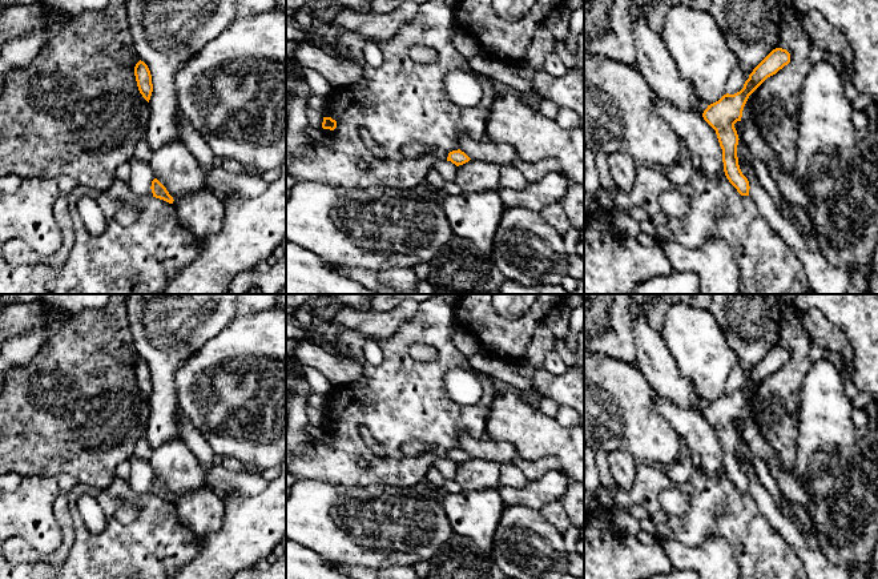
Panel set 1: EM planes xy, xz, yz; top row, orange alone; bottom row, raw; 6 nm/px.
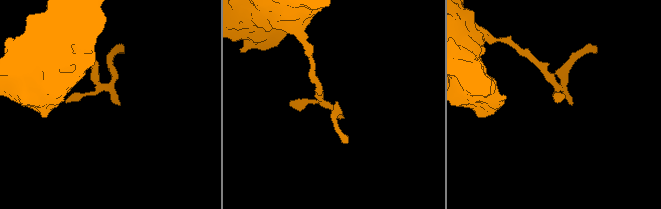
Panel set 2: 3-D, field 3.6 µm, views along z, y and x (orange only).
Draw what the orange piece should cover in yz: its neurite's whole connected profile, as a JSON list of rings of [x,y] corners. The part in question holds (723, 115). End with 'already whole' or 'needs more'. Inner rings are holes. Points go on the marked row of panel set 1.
[[[773,49],[749,75],[744,88],[734,95],[724,95],[718,101],[708,105],[704,110],[704,120],[716,130],[722,149],[724,172],[729,182],[741,196],[749,196],[749,181],[742,174],[737,145],[738,134],[734,128],[741,121],[744,106],[749,96],[770,76],[790,63],[790,53],[786,49]]]; already whole

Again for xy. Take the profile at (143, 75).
[[[138,61],[134,67],[134,76],[137,81],[137,87],[142,97],[149,102],[153,84],[152,84],[152,75],[148,65],[144,61]]]; already whole

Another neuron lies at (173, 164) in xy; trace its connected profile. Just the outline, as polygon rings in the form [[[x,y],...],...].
[[[181,140],[168,141],[153,152],[150,166],[154,178],[166,188],[173,200],[205,186],[205,173],[197,157]]]

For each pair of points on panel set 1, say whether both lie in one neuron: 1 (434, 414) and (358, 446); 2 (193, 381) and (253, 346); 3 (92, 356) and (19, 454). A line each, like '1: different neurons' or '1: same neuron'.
1: same neuron
2: same neuron
3: same neuron

